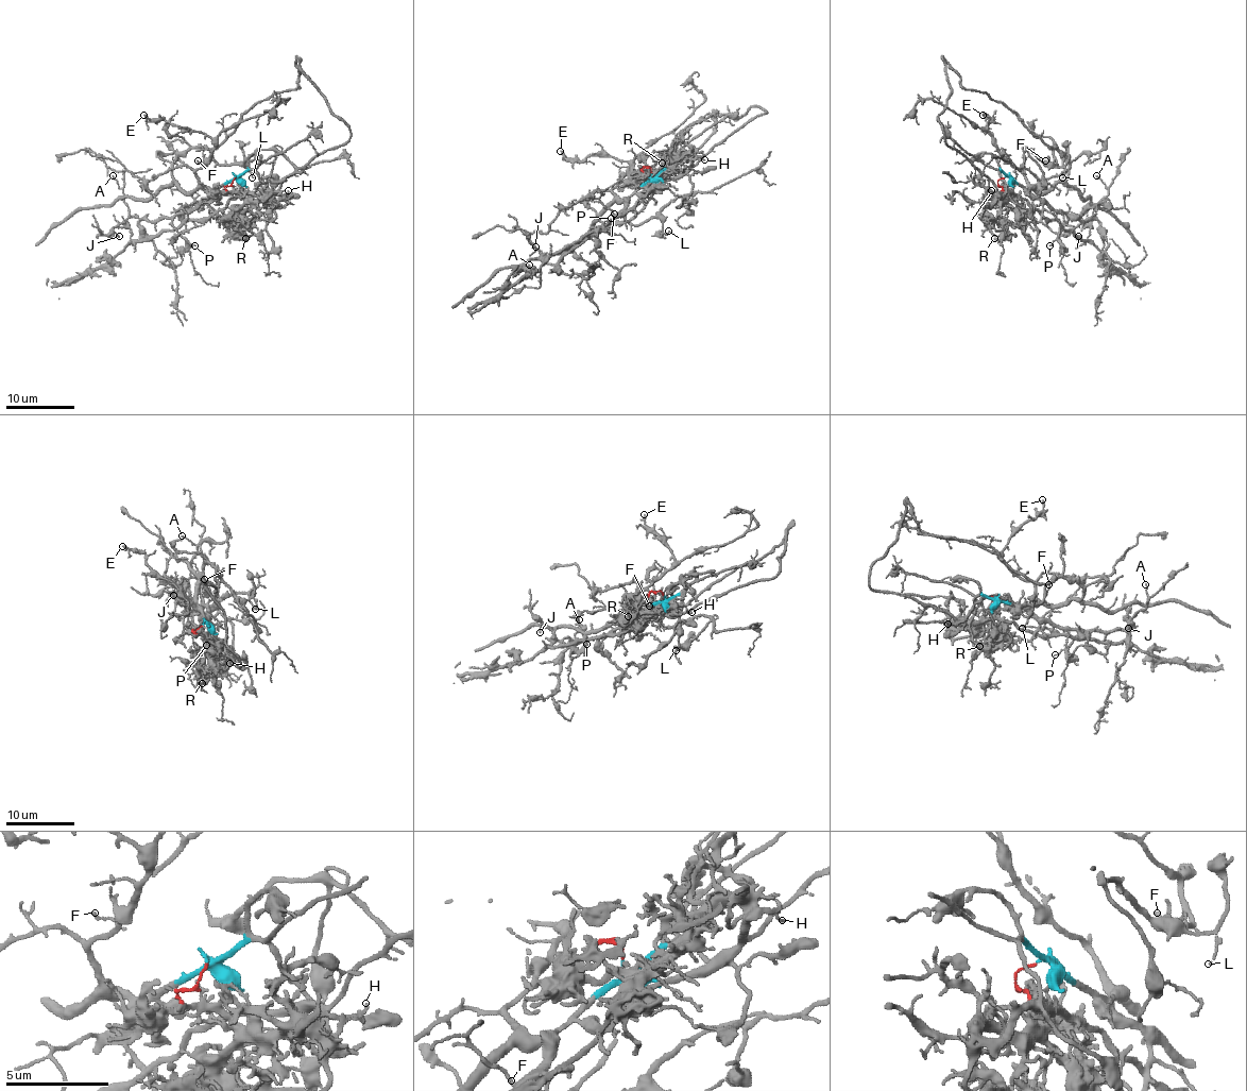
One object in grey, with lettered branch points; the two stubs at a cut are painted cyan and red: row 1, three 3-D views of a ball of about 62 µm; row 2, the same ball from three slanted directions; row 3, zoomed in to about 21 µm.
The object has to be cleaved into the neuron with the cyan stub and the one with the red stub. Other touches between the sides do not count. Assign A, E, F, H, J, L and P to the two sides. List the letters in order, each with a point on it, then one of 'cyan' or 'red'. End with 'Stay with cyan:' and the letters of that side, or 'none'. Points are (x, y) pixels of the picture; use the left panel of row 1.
A: place (113, 175); cyan
E: place (143, 115); cyan
F: place (198, 160); cyan
H: place (288, 190); red
J: place (119, 236); cyan
L: place (252, 177); cyan
P: place (194, 245); cyan
Stay with cyan: A, E, F, J, L, P

